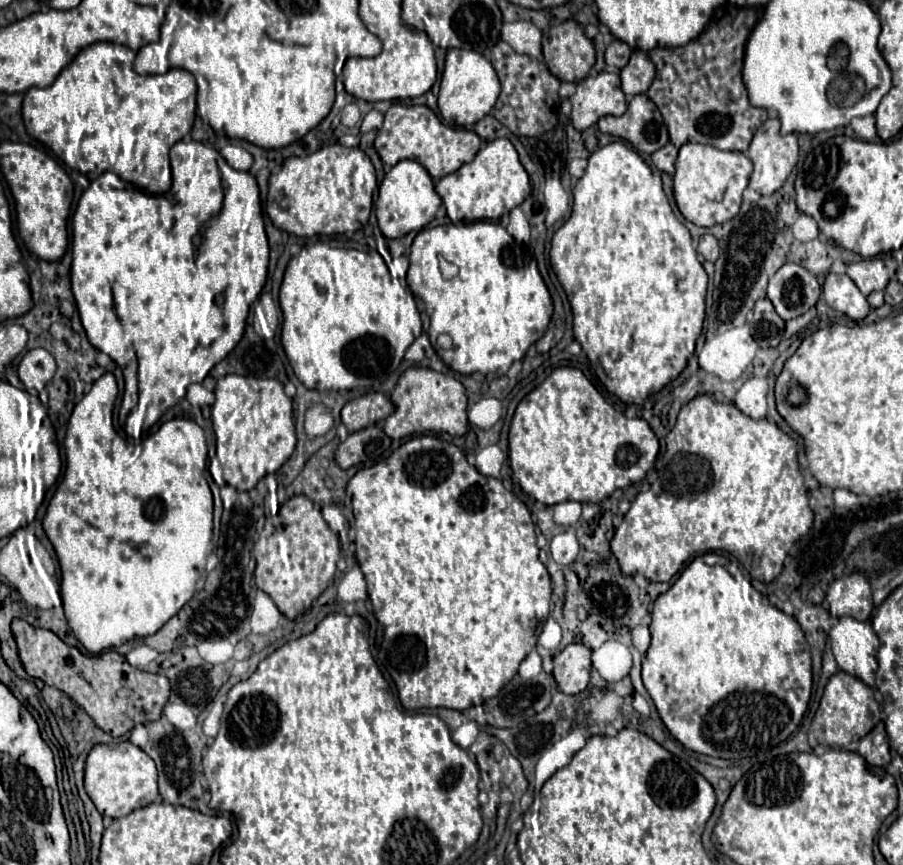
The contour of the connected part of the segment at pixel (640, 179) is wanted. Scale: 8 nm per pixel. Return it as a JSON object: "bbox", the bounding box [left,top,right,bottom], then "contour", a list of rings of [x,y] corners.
{"bbox":[551,141,707,405],"contour":[[[621,141],[609,143],[601,149],[597,149],[591,157],[589,157],[589,165],[583,173],[583,177],[577,181],[577,185],[573,187],[573,211],[569,215],[569,219],[555,231],[553,239],[551,239],[551,265],[557,273],[557,279],[561,281],[569,303],[571,303],[571,311],[573,311],[573,333],[575,339],[581,343],[583,351],[589,357],[591,367],[595,369],[597,377],[601,379],[601,383],[607,387],[609,393],[617,395],[621,401],[625,403],[635,403],[641,405],[645,403],[653,393],[661,391],[667,383],[671,383],[673,379],[677,379],[681,375],[681,371],[687,367],[693,351],[695,351],[695,343],[701,335],[703,329],[703,319],[705,319],[705,295],[707,295],[707,273],[703,269],[703,265],[697,261],[697,251],[693,247],[693,239],[689,229],[675,217],[663,187],[661,187],[661,173],[657,169],[651,169],[631,147],[627,147]]]}

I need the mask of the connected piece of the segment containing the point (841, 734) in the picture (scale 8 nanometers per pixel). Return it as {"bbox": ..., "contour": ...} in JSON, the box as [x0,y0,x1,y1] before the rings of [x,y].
{"bbox":[809,671,881,747],"contour":[[[837,671],[821,697],[819,709],[813,717],[811,729],[809,729],[809,739],[811,745],[817,747],[821,745],[821,741],[825,739],[825,745],[837,745],[837,747],[847,747],[851,741],[861,739],[863,735],[867,735],[881,719],[881,707],[873,697],[873,689],[869,685],[865,685],[861,679],[855,679],[851,675],[847,675],[845,671]]]}

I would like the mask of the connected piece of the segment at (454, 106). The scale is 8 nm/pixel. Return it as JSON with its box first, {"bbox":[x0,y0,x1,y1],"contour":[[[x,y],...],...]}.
{"bbox":[439,49,501,129],"contour":[[[465,49],[447,51],[447,61],[441,77],[441,91],[439,91],[439,113],[449,125],[471,129],[477,121],[489,115],[499,97],[499,91],[501,85],[497,73],[481,53]]]}

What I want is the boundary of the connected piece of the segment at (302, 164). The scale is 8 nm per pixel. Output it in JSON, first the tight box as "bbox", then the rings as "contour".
{"bbox":[267,143,375,237],"contour":[[[339,143],[325,145],[305,159],[285,159],[281,171],[269,177],[267,215],[277,229],[299,237],[357,231],[369,219],[375,187],[375,167],[361,149],[343,149]]]}

